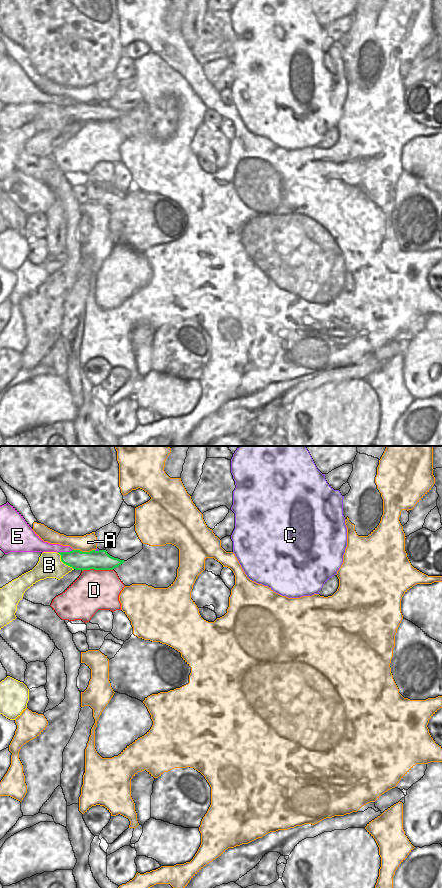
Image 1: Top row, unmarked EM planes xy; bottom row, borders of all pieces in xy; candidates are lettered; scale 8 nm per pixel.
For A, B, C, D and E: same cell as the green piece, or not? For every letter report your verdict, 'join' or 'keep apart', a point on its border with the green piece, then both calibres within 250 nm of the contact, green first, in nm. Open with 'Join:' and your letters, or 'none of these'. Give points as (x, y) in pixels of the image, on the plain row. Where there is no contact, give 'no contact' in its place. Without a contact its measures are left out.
Join: none of these
A: keep apart; meets green in xy at (84, 104); 160 nm thick on the green side, 140 nm on the other
B: keep apart; meets green in xy at (63, 114); 160 nm thick on the green side, 190 nm on the other
C: keep apart; meets green in xy at (97, 103); 160 nm thick on the green side, 20 nm on the other
D: keep apart; meets green in xy at (97, 121); 160 nm thick on the green side, 320 nm on the other
E: keep apart; meets green in xy at (64, 104); 160 nm thick on the green side, 130 nm on the other

